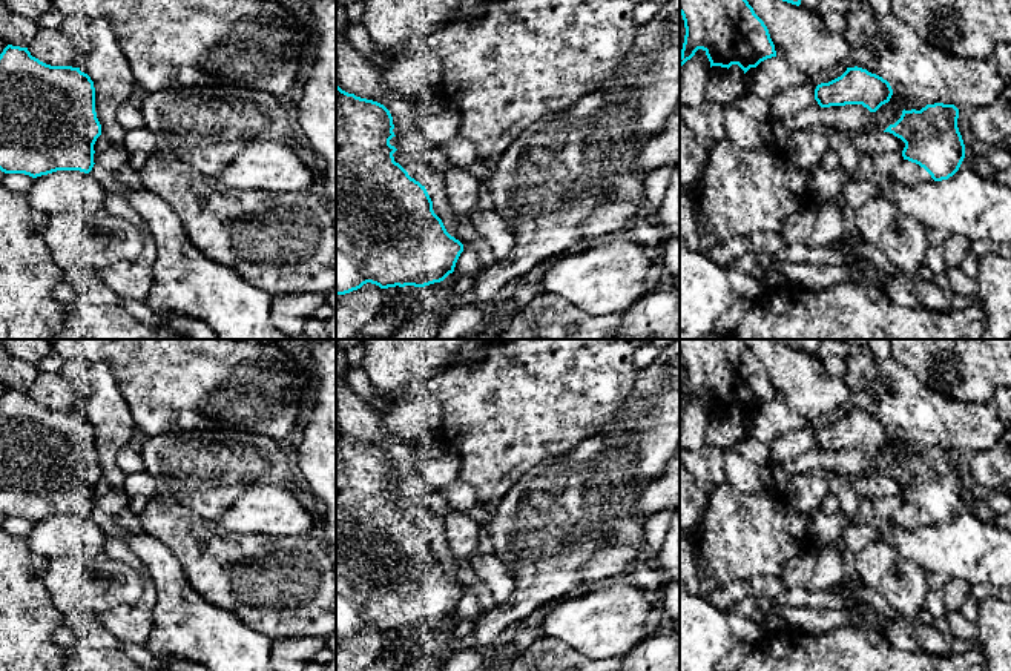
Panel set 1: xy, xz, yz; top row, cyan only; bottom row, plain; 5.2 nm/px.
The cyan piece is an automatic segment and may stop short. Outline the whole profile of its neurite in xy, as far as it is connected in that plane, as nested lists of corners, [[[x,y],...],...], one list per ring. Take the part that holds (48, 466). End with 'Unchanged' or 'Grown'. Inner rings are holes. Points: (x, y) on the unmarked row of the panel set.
[[[8,388],[0,398],[0,514],[25,517],[32,522],[57,514],[92,517],[104,534],[123,539],[146,565],[156,587],[156,603],[150,614],[153,625],[144,643],[156,659],[175,656],[206,666],[209,671],[275,671],[272,666],[272,639],[241,622],[233,613],[209,603],[187,580],[173,553],[156,537],[120,527],[117,516],[94,507],[94,488],[101,479],[95,456],[95,431],[91,421],[72,410],[51,410],[32,401],[28,392]]]. Grown

